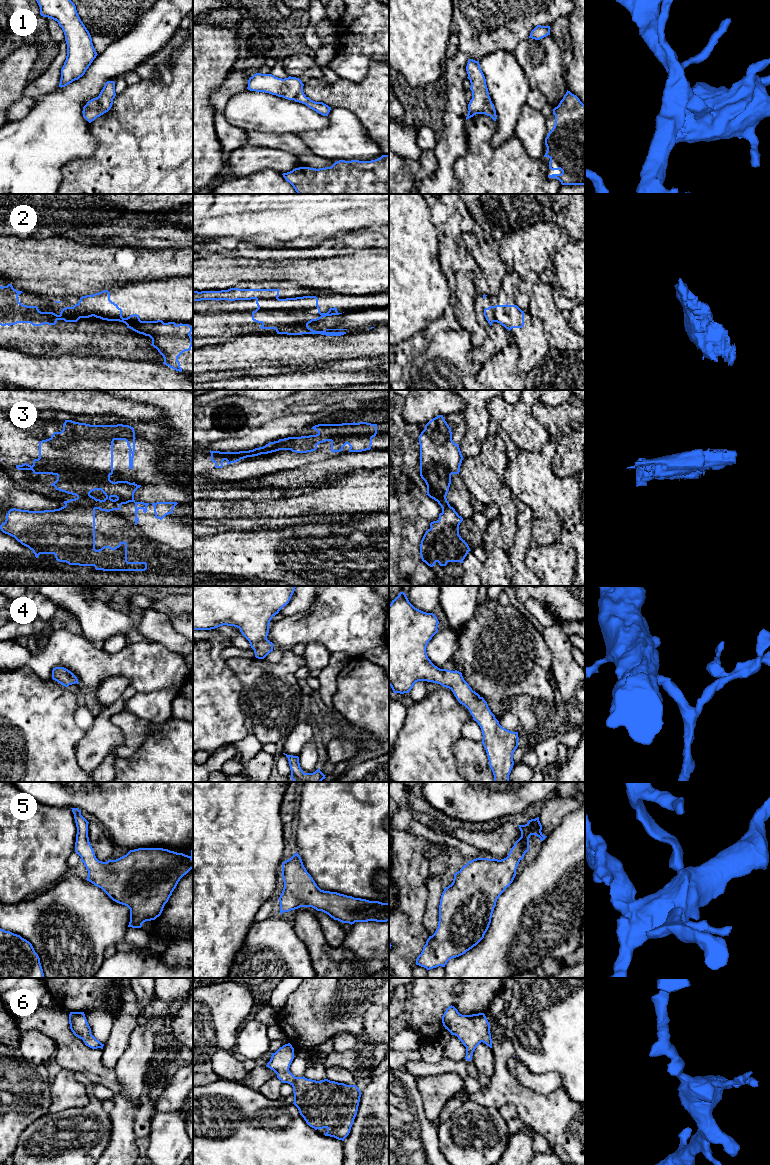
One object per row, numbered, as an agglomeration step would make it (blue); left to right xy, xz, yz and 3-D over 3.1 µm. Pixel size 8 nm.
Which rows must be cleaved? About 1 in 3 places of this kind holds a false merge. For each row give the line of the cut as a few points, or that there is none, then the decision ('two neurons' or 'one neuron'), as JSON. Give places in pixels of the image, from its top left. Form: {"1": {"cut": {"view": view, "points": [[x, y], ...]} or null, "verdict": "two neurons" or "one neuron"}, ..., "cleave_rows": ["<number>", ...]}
{"1": {"cut": null, "verdict": "one neuron"}, "2": {"cut": {"view": "xy", "points": [[60, 312], [63, 316], [77, 316], [79, 318]]}, "verdict": "two neurons"}, "3": {"cut": {"view": "xy", "points": [[65, 504], [95, 508]]}, "verdict": "two neurons"}, "4": {"cut": null, "verdict": "one neuron"}, "5": {"cut": null, "verdict": "one neuron"}, "6": {"cut": null, "verdict": "one neuron"}, "cleave_rows": ["2", "3"]}

